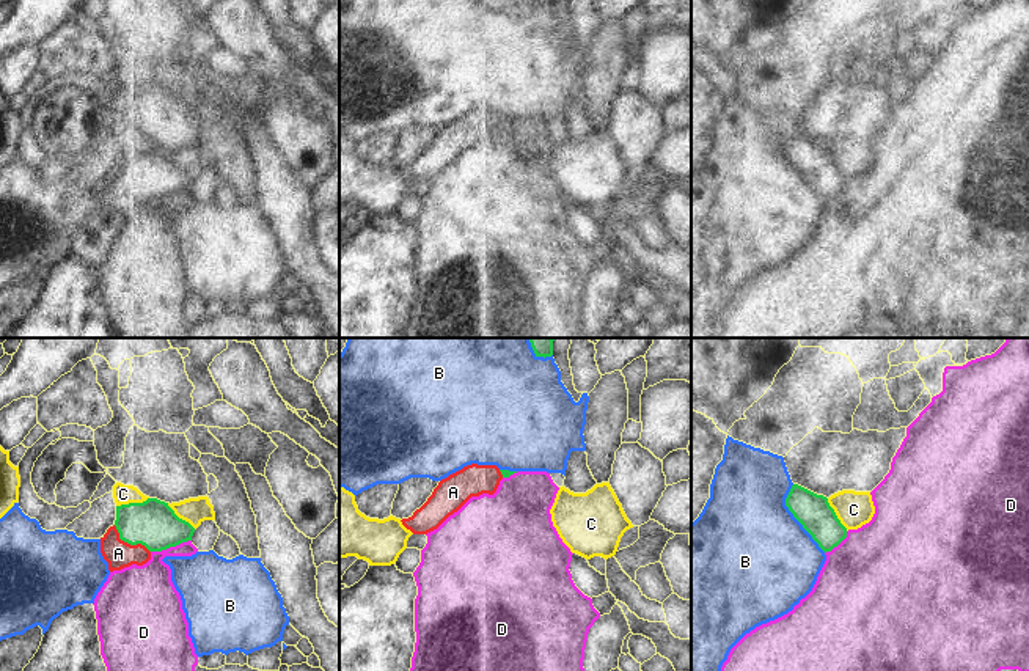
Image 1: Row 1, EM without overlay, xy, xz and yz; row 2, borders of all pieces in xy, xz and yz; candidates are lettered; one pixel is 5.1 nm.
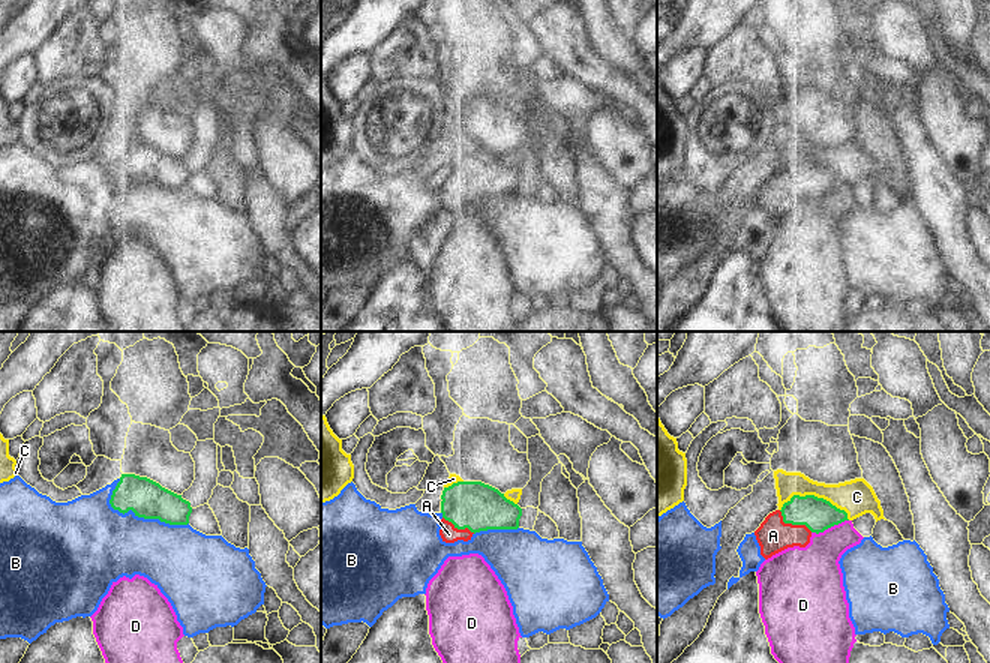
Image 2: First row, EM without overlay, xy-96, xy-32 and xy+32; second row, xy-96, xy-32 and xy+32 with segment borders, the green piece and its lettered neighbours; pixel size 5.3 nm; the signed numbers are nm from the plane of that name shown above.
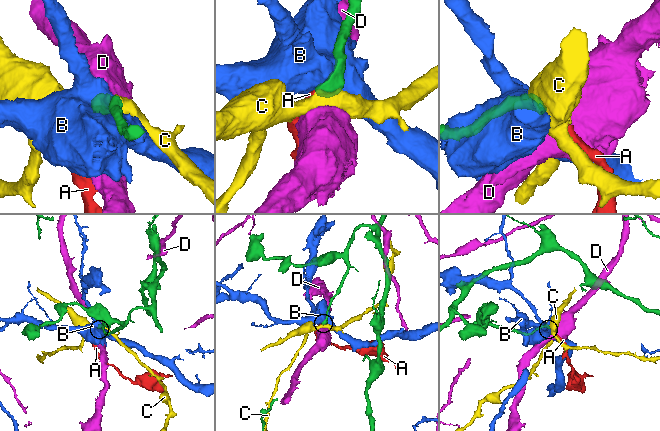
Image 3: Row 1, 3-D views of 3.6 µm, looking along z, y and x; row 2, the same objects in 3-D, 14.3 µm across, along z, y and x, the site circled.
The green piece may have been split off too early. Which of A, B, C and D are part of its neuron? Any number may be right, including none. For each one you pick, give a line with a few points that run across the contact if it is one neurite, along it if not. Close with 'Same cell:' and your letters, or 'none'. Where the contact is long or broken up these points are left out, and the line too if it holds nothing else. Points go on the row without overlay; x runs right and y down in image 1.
Same cell: A

